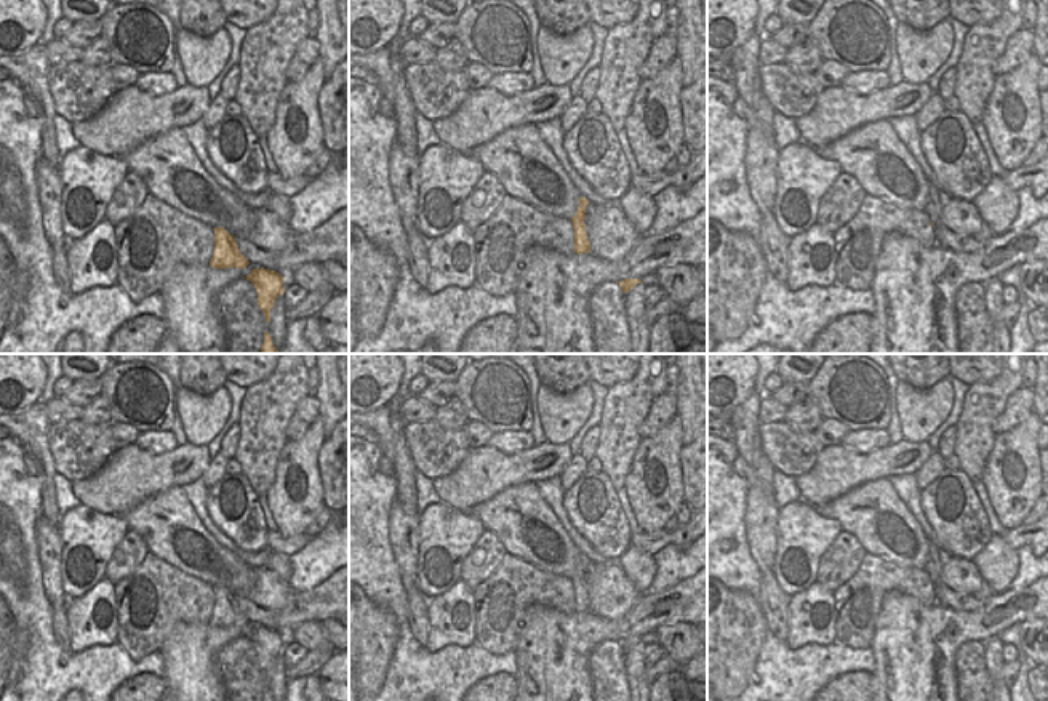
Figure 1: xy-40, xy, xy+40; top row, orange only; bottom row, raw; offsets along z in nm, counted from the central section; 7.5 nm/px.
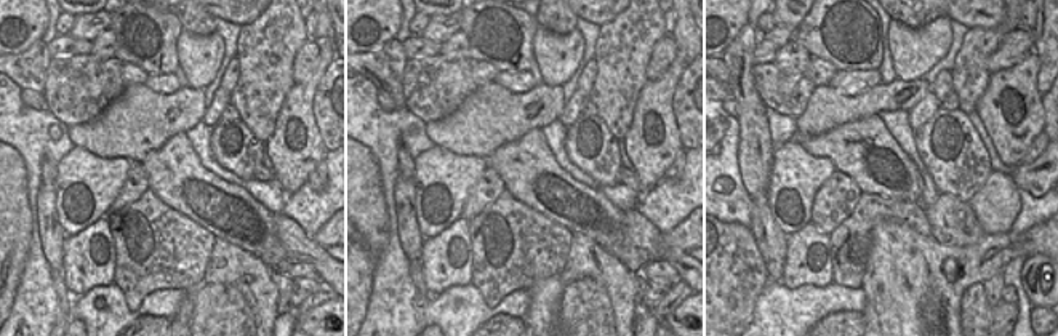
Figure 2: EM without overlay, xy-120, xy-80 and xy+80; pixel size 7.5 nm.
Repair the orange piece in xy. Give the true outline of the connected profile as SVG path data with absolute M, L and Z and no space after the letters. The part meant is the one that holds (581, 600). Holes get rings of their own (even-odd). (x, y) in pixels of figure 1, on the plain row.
M586 555L579 557L579 565L576 573L571 576L573 587L574 587L574 611L590 611L590 600L587 597L586 591L586 565L589 563L589 559Z

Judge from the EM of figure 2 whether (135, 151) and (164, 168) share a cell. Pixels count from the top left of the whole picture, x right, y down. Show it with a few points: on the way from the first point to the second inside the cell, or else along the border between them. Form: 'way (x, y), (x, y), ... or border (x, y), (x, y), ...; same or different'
border (175, 135), (152, 149), (140, 164); different

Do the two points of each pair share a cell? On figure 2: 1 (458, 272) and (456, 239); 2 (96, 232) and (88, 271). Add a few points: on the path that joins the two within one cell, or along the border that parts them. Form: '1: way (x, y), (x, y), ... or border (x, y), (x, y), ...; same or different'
1: way (456, 264), (456, 247); same
2: way (88, 240), (88, 261); same

